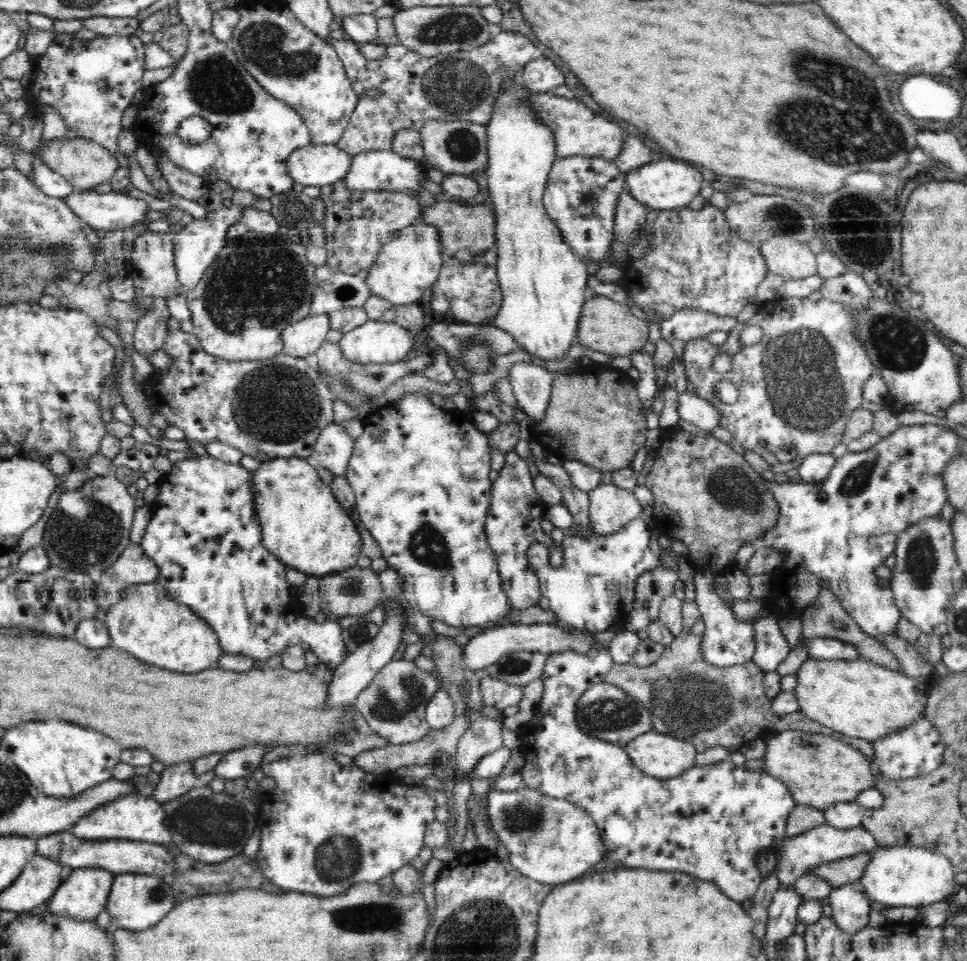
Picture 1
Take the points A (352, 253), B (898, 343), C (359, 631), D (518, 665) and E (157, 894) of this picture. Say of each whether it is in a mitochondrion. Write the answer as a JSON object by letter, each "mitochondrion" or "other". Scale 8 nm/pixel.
{"A":"other","B":"mitochondrion","C":"mitochondrion","D":"mitochondrion","E":"mitochondrion"}

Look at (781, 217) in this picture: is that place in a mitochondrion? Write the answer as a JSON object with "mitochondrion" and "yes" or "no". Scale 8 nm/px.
{"mitochondrion":"yes"}

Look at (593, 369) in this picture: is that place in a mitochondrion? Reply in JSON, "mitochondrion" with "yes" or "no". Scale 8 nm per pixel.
{"mitochondrion":"no"}

